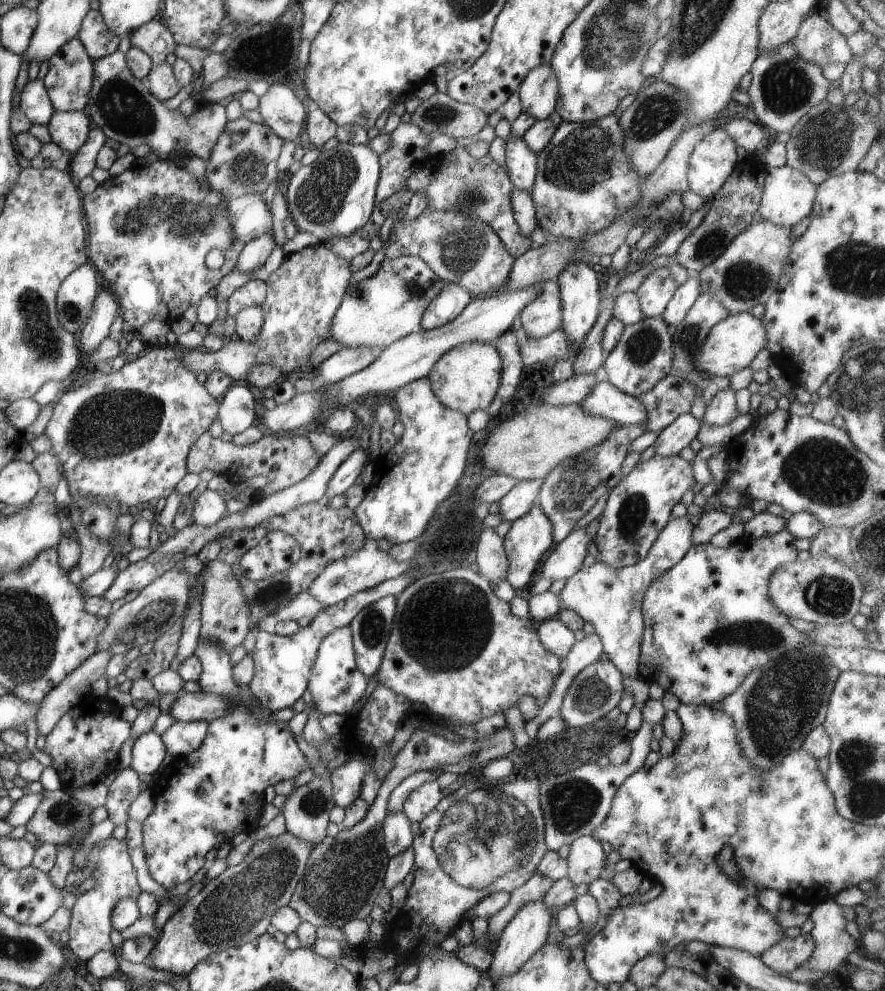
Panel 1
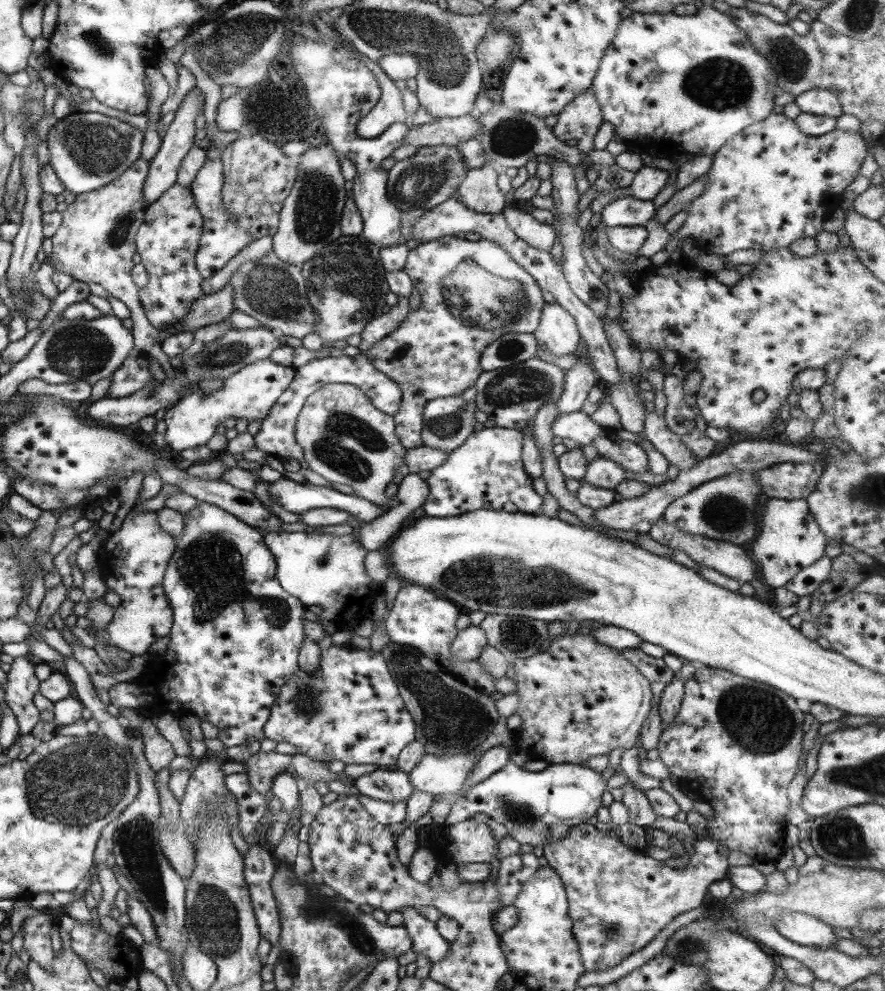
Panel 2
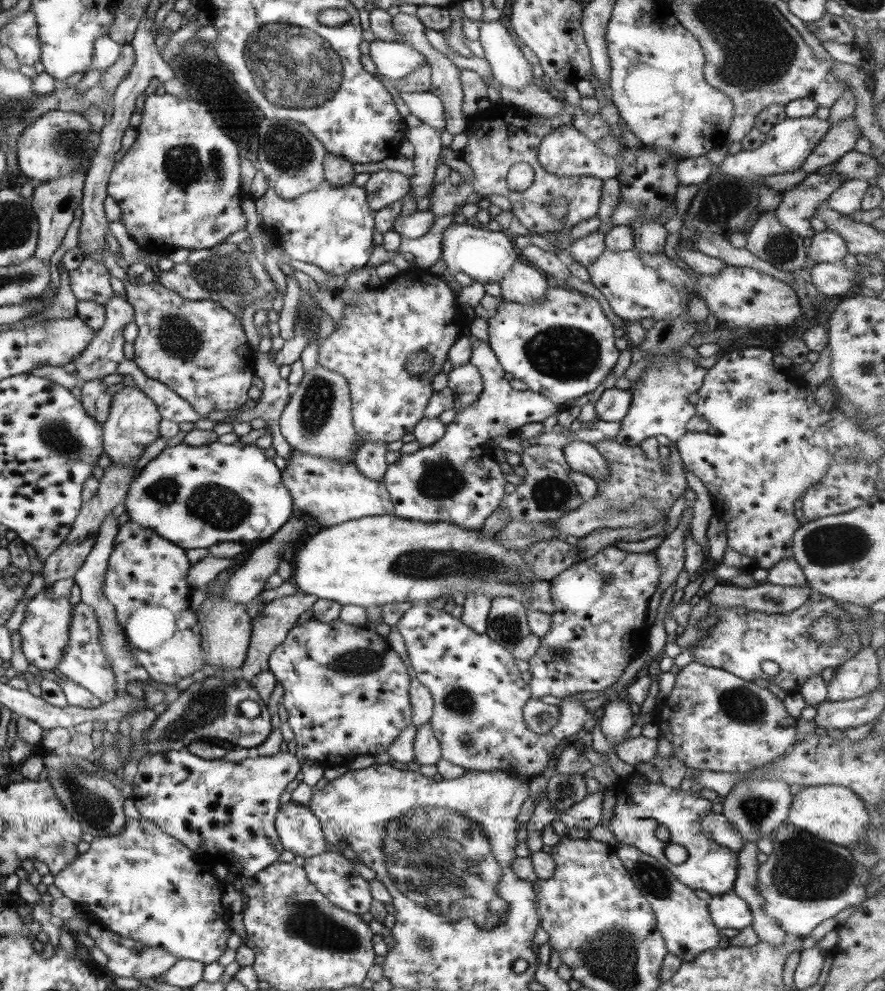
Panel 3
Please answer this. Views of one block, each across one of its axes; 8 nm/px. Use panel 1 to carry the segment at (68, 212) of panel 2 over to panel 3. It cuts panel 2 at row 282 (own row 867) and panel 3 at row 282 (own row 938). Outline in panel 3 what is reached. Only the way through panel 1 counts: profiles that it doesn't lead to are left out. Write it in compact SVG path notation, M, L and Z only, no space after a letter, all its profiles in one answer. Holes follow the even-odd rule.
M83 259L79 268L69 271L68 276L69 287L76 301L90 301L104 308L111 299L110 275L102 263Z

